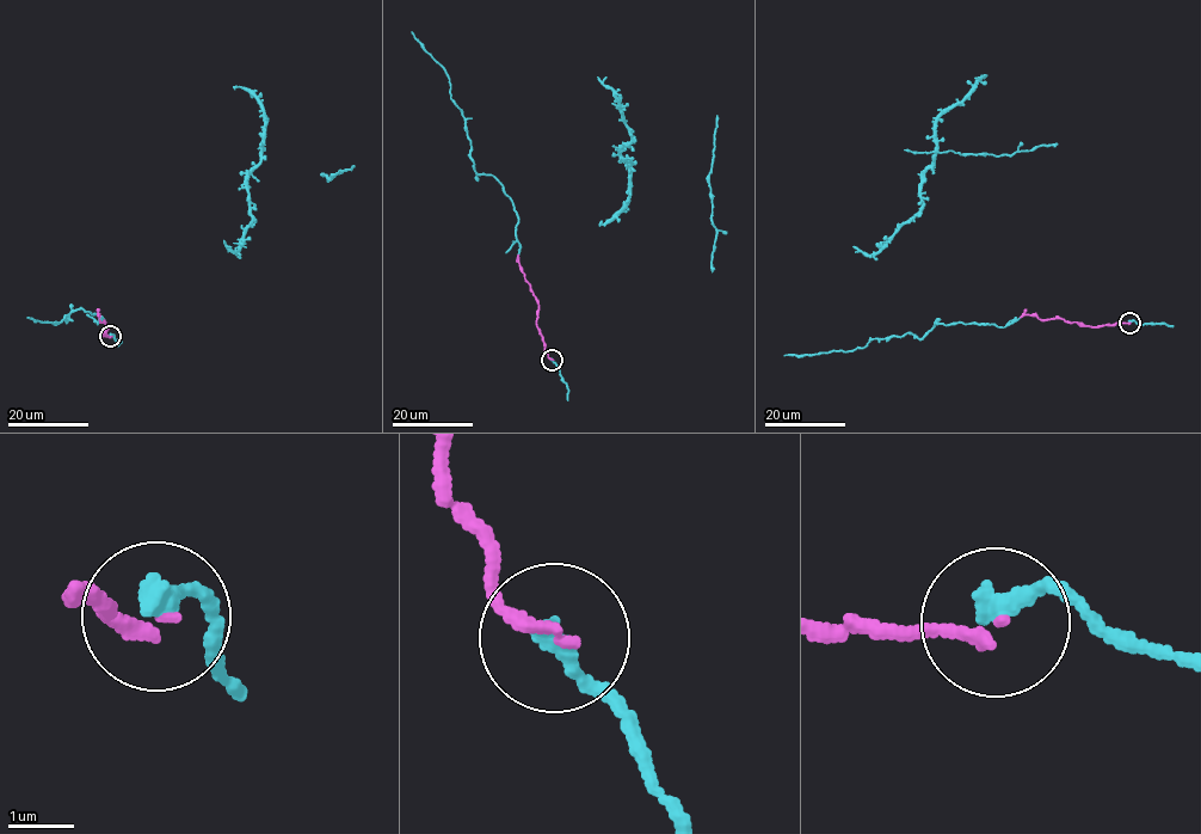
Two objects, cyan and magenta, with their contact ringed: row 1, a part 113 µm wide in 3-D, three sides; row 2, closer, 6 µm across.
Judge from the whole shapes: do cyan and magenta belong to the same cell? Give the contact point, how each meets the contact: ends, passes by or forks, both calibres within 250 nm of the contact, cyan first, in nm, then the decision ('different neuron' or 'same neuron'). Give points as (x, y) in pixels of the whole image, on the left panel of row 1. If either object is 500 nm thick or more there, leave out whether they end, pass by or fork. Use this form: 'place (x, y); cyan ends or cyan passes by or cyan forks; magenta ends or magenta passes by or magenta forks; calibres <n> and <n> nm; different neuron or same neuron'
place (110, 336); cyan ends; magenta ends; calibres 320 and 200 nm; same neuron

